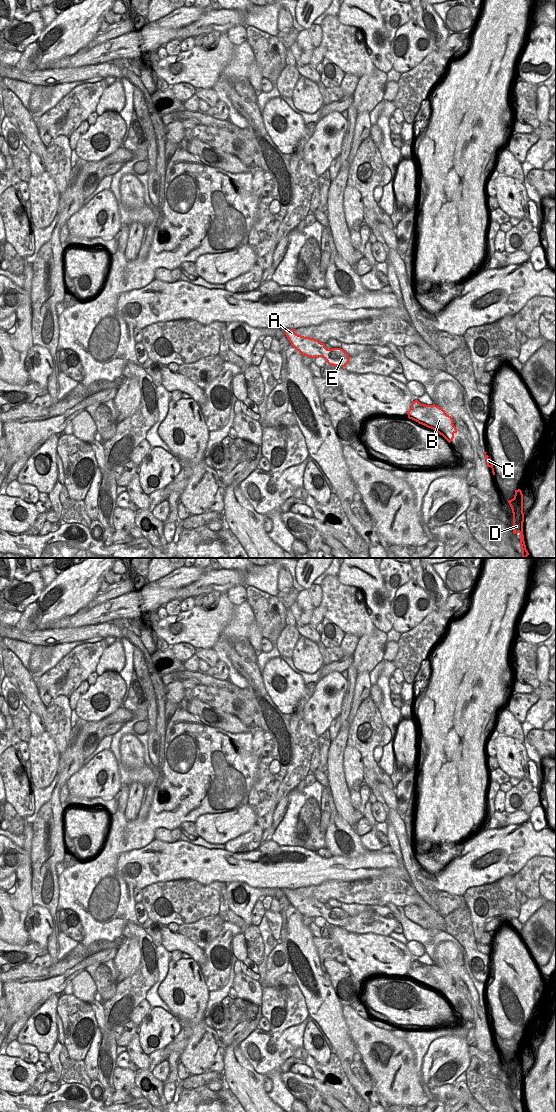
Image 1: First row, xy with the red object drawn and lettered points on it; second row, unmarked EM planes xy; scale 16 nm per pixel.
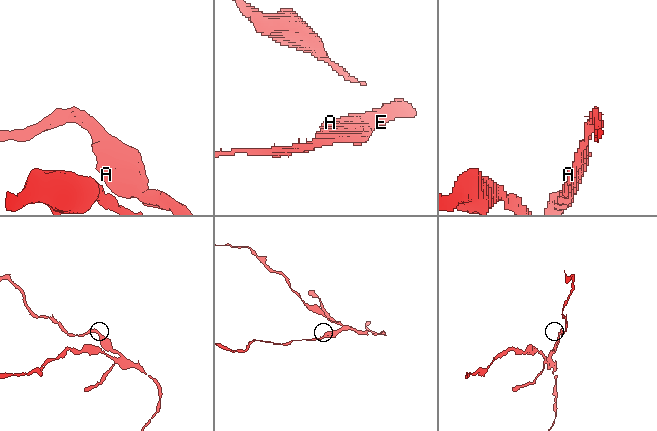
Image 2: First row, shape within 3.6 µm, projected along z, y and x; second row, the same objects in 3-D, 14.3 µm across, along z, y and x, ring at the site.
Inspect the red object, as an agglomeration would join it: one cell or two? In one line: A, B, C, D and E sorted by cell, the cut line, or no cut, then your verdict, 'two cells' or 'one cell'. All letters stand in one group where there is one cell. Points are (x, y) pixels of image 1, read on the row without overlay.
A C D E / B; cut in xy along (452, 983), (443, 991), (443, 996); two cells

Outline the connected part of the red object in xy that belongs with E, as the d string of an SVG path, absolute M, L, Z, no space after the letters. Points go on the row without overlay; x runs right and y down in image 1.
M284 888L284 892L291 905L303 916L316 918L323 917L329 925L345 927L350 916L341 908L327 909L324 903L310 897L298 895L295 889Z

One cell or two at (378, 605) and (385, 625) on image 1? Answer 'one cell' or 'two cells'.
one cell

